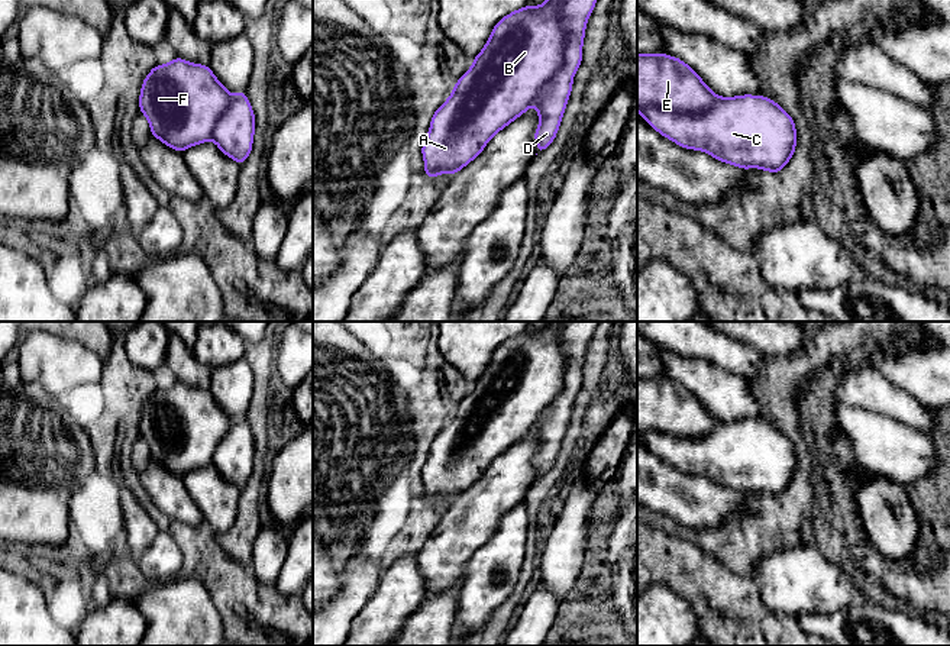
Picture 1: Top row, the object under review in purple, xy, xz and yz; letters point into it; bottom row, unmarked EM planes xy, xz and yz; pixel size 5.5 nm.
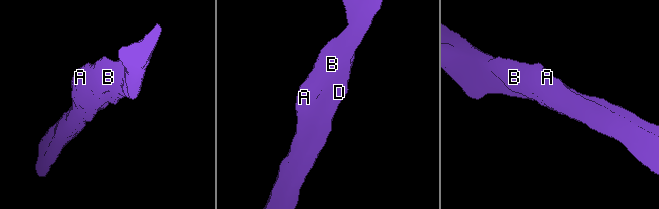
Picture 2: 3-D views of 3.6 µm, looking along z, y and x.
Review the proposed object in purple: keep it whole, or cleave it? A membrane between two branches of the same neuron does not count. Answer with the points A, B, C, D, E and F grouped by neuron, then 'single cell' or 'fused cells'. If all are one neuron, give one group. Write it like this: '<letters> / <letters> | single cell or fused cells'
A B E F / C D | fused cells

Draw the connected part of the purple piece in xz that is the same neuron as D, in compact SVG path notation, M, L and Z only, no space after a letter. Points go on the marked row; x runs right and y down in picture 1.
M560 0L560 23L566 33L563 65L542 87L534 100L540 117L534 132L537 154L543 152L555 140L559 130L572 91L573 75L582 62L587 22L595 3L597 0Z

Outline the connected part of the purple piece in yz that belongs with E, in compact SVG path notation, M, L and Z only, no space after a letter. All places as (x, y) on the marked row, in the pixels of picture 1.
M637 54L637 106L656 106L679 114L708 112L717 96L682 59L666 54Z

